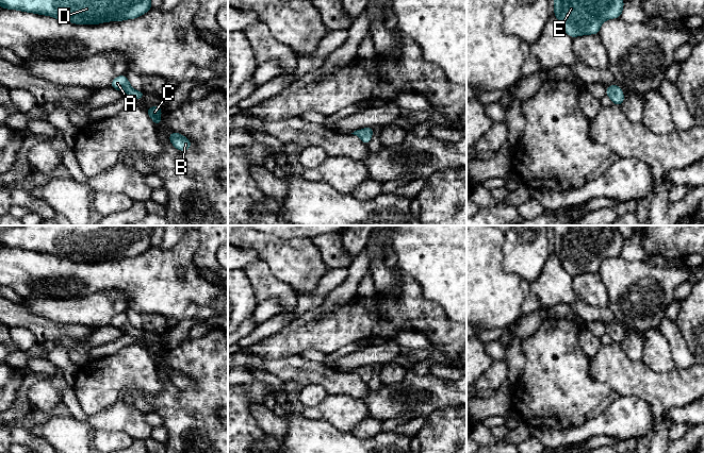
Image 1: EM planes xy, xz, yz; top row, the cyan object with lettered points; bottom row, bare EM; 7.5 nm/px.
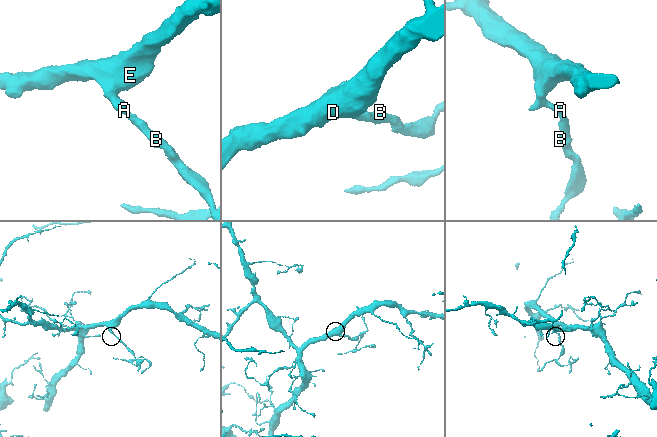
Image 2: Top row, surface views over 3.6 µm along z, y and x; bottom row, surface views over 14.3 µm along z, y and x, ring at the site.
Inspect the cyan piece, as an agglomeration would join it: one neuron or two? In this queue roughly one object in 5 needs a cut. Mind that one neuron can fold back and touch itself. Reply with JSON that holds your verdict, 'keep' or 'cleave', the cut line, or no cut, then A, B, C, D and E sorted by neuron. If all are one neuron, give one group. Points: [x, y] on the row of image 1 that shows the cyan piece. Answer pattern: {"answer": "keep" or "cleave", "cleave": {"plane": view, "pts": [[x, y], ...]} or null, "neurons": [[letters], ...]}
{"answer": "keep", "cleave": null, "neurons": [["A", "B", "C", "D", "E"]]}

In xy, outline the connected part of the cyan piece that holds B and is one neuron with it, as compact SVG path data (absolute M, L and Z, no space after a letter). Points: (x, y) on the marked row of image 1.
M169 133L169 141L179 151L185 151L192 147L192 142L182 134Z

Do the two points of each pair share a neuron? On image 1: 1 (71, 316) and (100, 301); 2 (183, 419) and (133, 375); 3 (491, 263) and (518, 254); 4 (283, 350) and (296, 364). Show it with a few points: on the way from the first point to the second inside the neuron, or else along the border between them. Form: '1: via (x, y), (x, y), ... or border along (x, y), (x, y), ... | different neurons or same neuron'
1: via (79, 311), (91, 311), (93, 308) | same neuron
2: border along (131, 387), (150, 395), (163, 389) | different neurons
3: border along (504, 236), (502, 267), (519, 278) | different neurons
4: border along (297, 354), (291, 357), (264, 361) | different neurons

